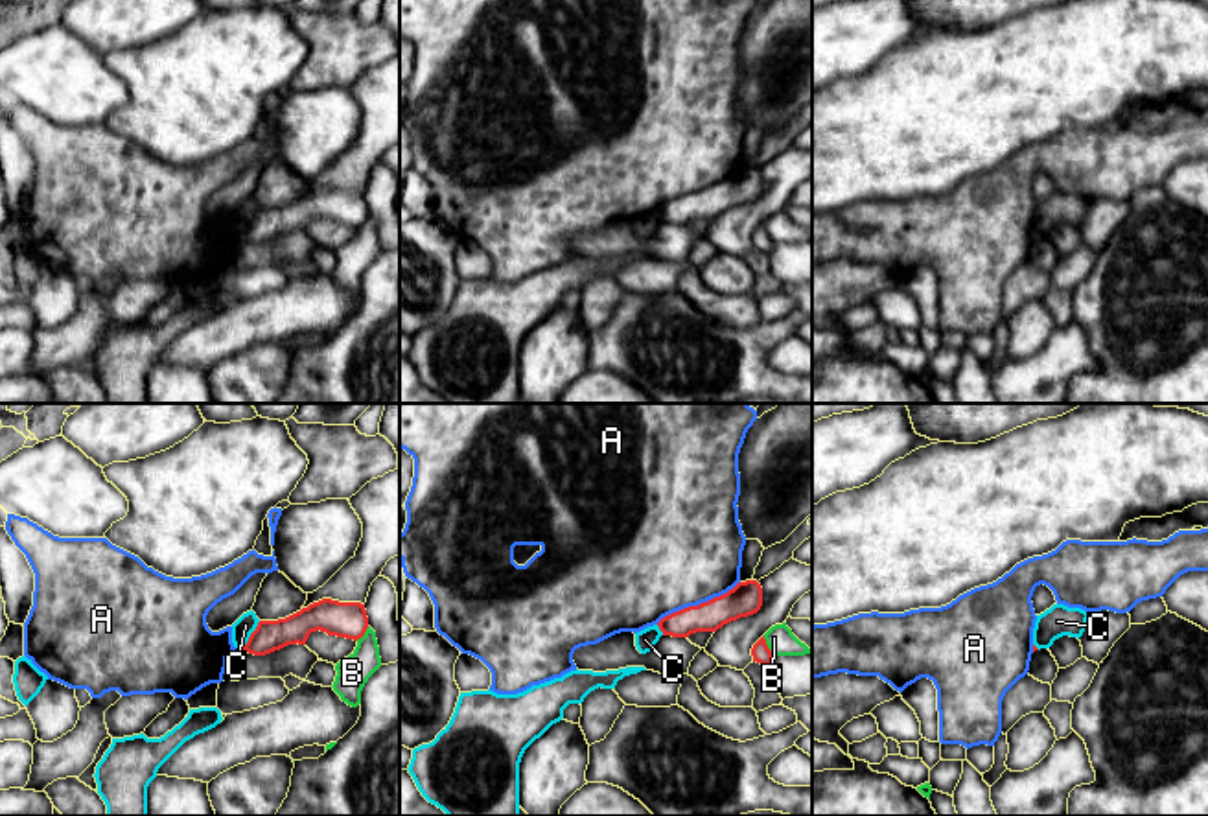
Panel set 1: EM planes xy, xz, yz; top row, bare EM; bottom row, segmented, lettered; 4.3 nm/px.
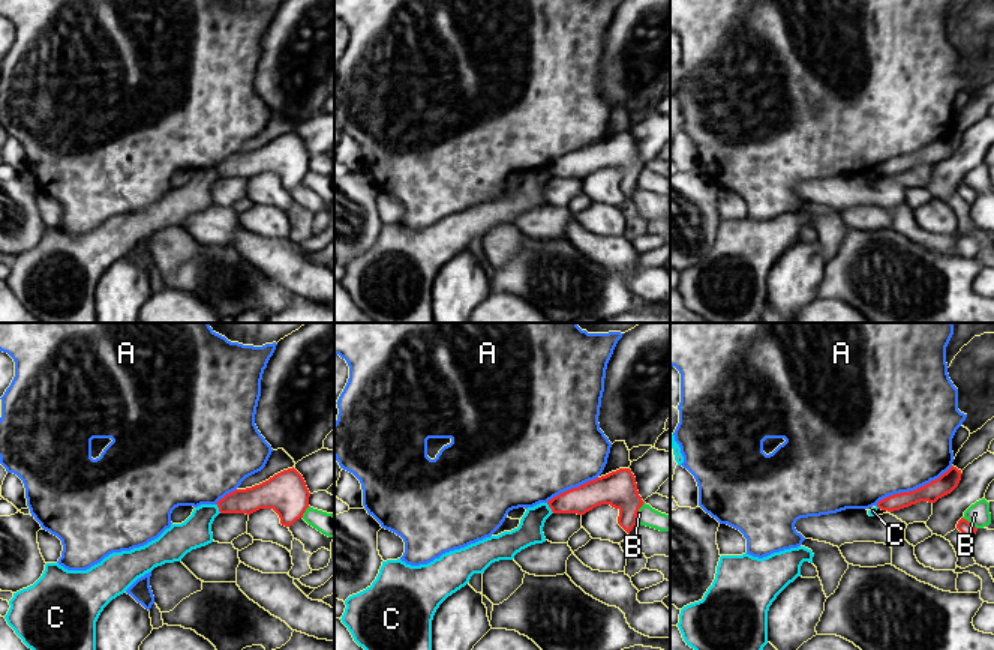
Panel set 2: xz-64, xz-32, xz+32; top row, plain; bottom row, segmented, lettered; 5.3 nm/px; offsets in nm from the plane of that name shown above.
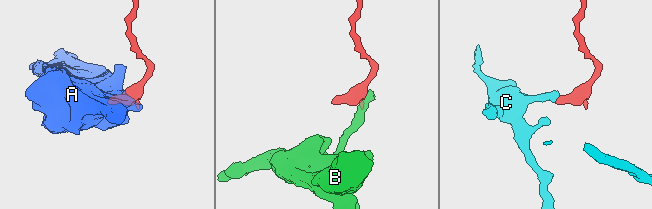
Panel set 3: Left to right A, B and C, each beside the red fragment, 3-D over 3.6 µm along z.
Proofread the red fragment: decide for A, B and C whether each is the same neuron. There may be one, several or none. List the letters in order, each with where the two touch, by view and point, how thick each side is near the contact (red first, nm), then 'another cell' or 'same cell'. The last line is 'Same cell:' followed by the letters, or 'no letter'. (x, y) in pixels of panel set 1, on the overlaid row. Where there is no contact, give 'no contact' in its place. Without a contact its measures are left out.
A: xz (698, 605) | 150/500 nm | another cell
B: xz (766, 645) | 80/120 nm | another cell
C: xy (251, 636) | 140/90 nm | another cell
Same cell: no letter

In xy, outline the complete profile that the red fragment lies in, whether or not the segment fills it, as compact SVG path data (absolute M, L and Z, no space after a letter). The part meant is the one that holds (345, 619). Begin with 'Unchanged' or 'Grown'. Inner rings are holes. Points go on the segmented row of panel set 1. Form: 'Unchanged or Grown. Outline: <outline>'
Unchanged. Outline: M322 599L285 619L260 621L241 650L265 656L287 645L306 645L309 634L317 630L357 641L366 628L365 604Z

